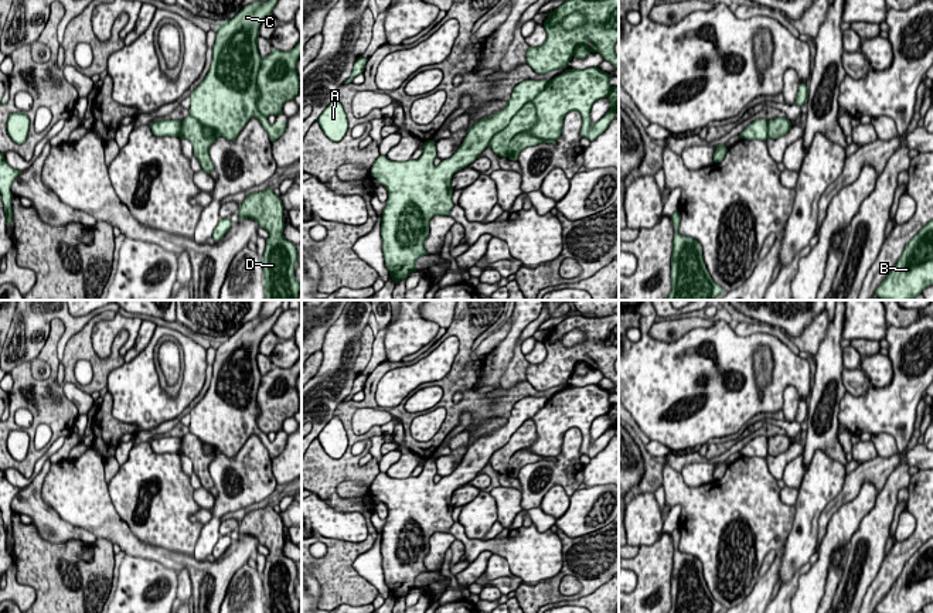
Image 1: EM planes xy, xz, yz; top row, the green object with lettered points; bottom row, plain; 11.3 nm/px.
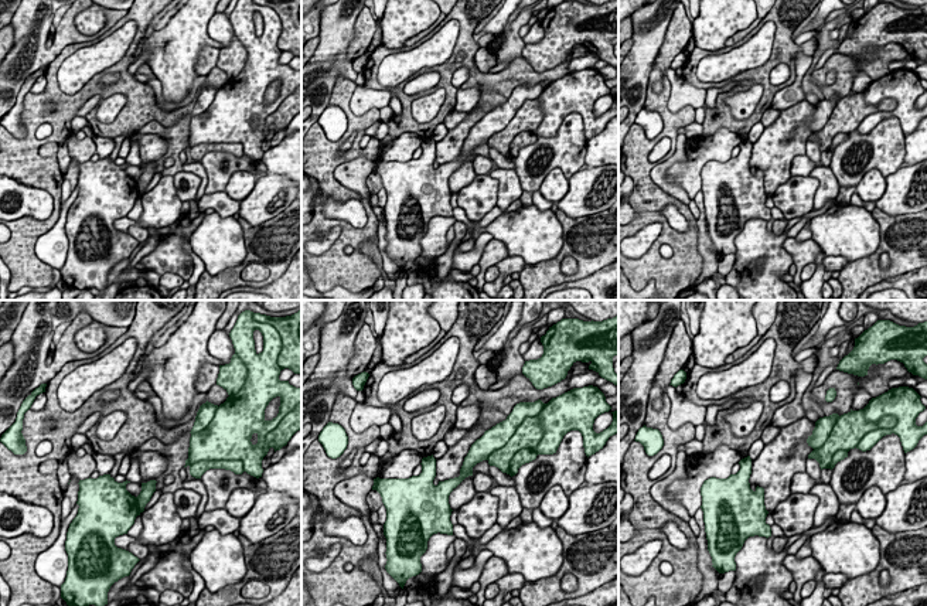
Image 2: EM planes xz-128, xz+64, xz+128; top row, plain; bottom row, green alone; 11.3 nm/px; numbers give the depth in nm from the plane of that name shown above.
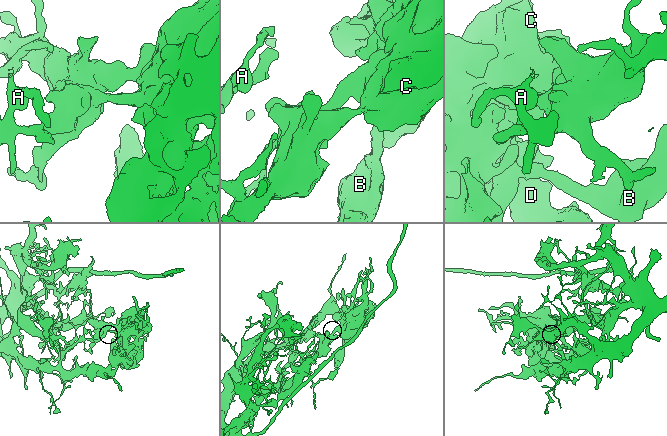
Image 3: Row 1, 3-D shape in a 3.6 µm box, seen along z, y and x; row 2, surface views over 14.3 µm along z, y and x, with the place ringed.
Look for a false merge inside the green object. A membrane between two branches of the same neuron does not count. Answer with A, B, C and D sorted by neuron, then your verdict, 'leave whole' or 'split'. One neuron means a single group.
A / B C D; split

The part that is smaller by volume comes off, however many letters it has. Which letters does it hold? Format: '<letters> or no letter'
B, C, D

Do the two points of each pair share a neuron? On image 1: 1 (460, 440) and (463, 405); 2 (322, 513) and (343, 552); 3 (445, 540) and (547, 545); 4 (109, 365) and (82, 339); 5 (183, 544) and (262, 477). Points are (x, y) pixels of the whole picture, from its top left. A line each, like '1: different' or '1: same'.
1: different
2: different
3: different
4: same
5: different

